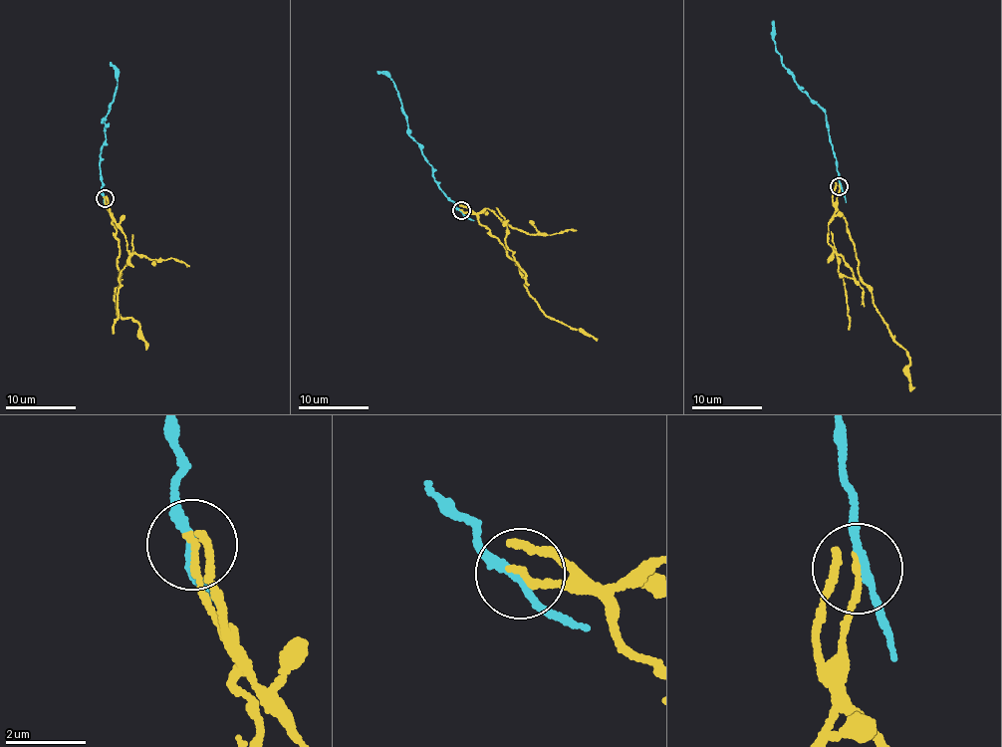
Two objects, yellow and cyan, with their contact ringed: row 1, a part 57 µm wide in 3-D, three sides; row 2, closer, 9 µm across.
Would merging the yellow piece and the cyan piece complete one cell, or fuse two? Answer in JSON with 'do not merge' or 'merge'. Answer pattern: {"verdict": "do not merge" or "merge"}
{"verdict": "do not merge"}

